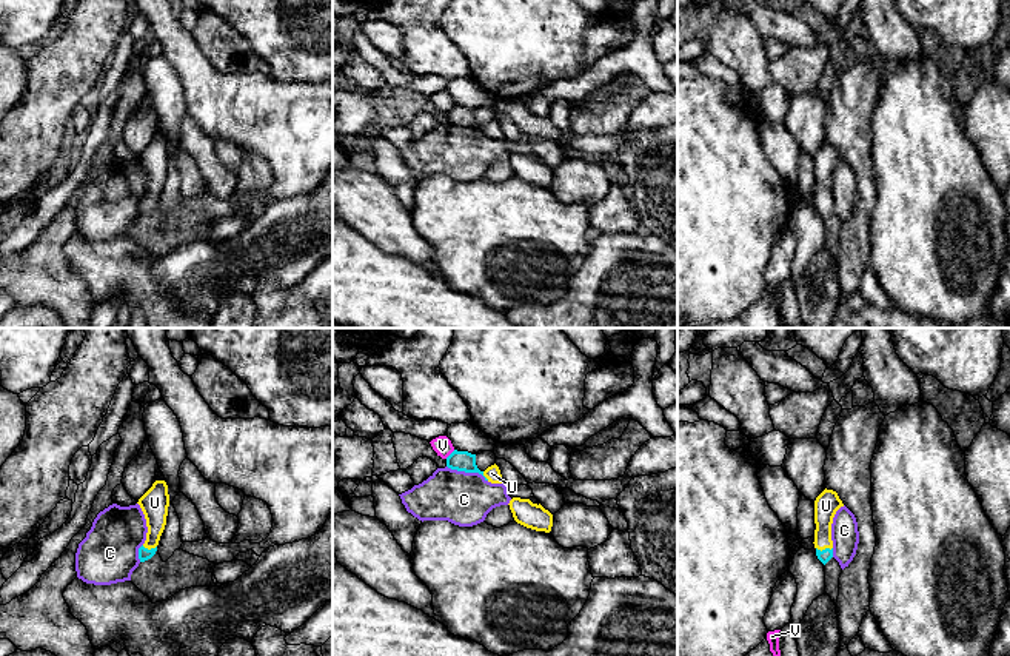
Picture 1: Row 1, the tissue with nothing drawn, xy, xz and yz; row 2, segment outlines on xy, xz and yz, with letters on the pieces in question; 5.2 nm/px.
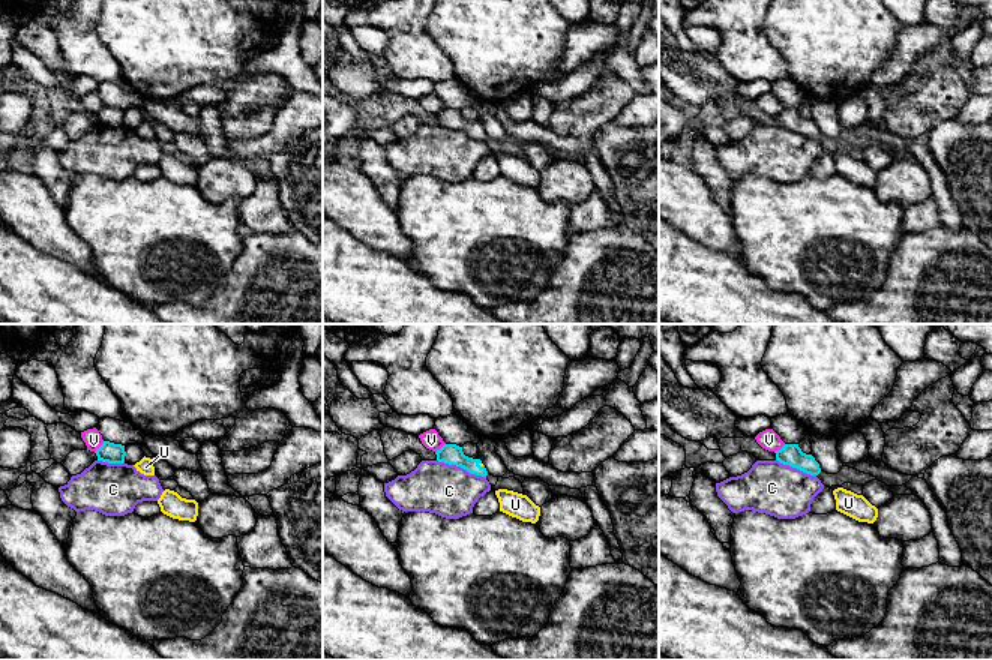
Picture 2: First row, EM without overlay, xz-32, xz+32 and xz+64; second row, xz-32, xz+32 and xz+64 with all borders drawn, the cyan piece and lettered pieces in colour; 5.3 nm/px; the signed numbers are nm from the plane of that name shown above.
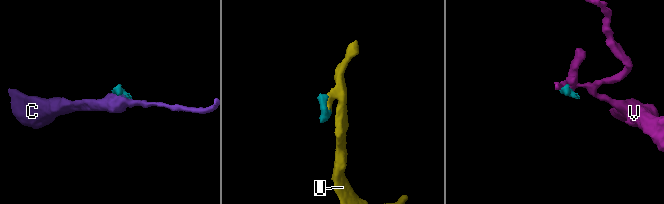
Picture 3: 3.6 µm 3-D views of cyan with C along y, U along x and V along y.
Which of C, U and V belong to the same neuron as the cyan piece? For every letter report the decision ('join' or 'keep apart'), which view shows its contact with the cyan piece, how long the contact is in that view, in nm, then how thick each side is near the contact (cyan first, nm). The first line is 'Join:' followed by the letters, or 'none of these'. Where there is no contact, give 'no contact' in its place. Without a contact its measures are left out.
Join: U
C: keep apart; meets cyan in xz; contact 240 nm long; 110 nm thick on the cyan side, 280 nm on the other
U: join; meets cyan in yz; contact 90 nm long; 70 nm thick on the cyan side, 130 nm on the other
V: keep apart; meets cyan in xz; contact 70 nm long; 110 nm thick on the cyan side, 100 nm on the other

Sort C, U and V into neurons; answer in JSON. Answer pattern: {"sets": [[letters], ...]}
{"sets": [["C"], ["U"], ["V"]]}

